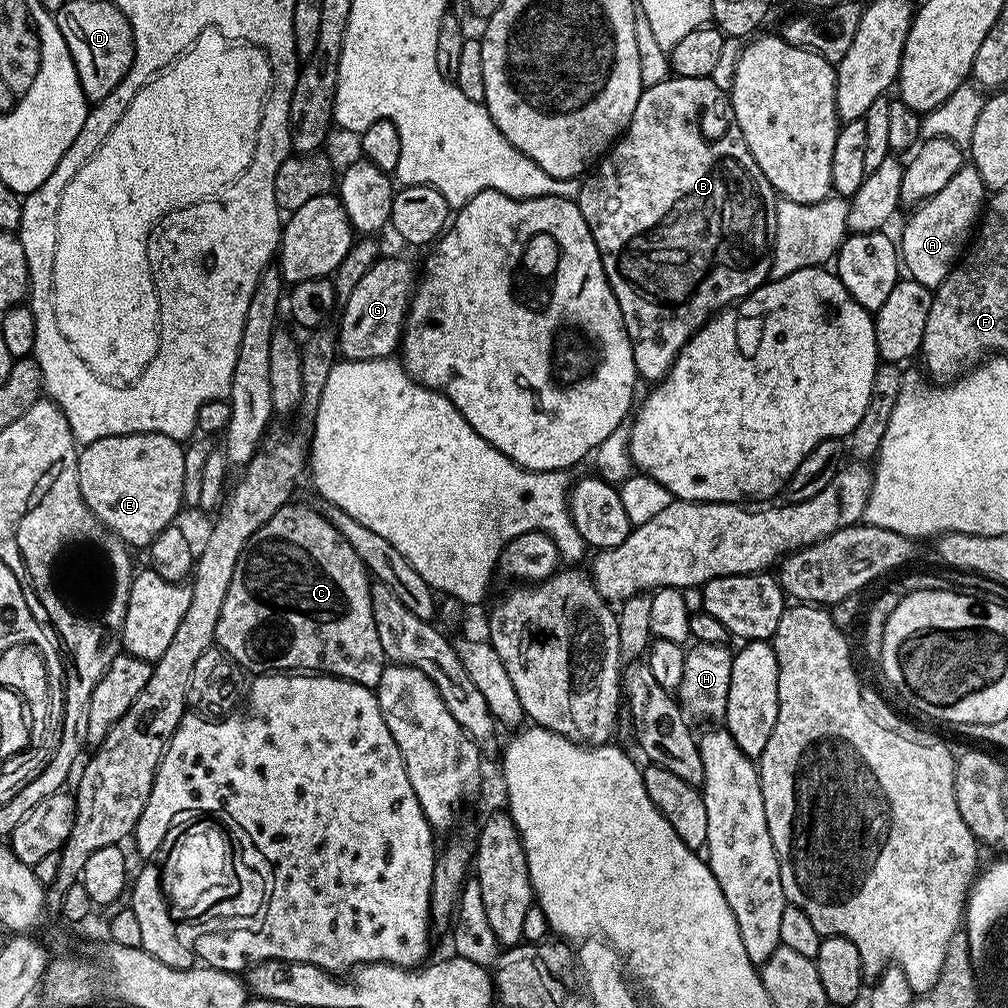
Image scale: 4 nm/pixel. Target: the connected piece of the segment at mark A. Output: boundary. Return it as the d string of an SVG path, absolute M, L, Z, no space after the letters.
M965 163L958 174L938 190L938 194L919 205L913 211L916 213L905 222L904 233L898 236L898 251L907 275L922 282L922 286L933 290L939 288L942 281L951 277L966 245L973 239L974 229L985 207L986 189L982 178L975 164Z

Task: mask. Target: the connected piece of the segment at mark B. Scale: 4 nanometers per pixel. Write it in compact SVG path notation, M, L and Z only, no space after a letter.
M673 75L658 82L657 85L645 88L638 98L638 106L634 106L634 118L630 118L628 131L600 157L595 167L583 177L580 185L578 203L582 210L582 218L586 218L586 226L592 231L592 237L598 246L598 254L602 258L604 273L610 282L614 298L618 298L624 329L630 338L634 354L637 377L649 382L663 380L676 361L676 355L680 353L682 346L707 320L723 312L725 308L745 300L751 292L768 283L772 274L772 247L776 233L778 194L770 186L766 174L762 174L758 162L754 162L754 154L750 154L742 138L742 130L736 121L729 93L725 89L723 92L714 81L715 79L706 76L682 78Z

